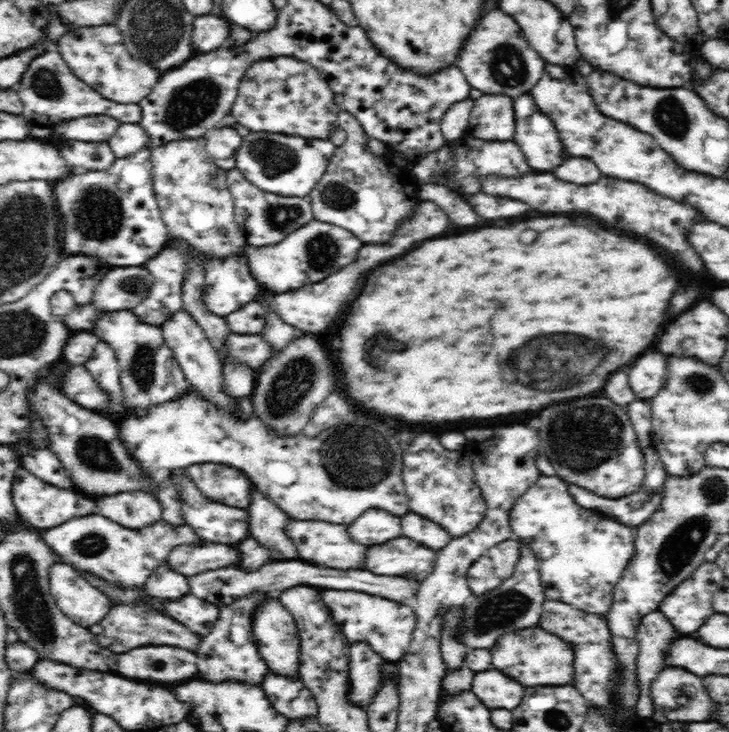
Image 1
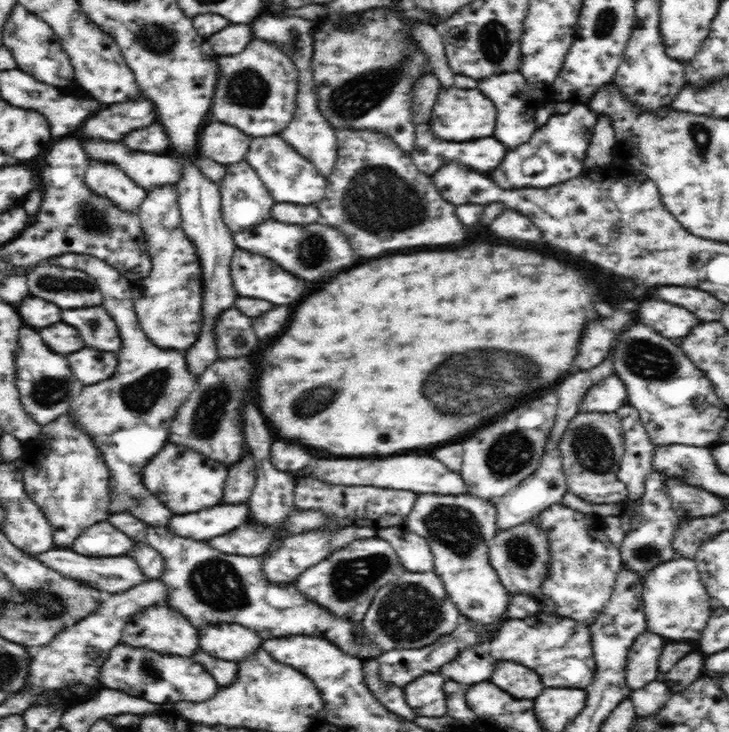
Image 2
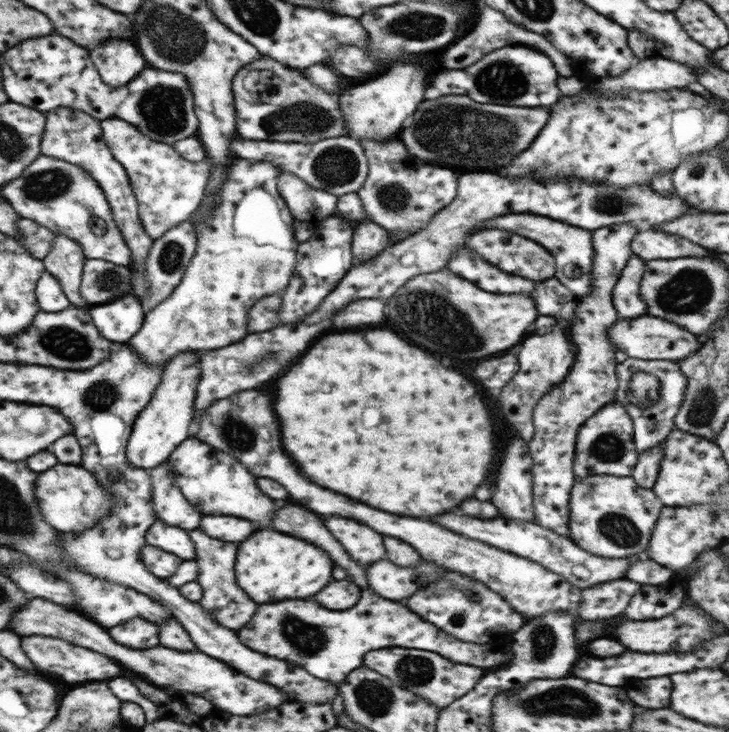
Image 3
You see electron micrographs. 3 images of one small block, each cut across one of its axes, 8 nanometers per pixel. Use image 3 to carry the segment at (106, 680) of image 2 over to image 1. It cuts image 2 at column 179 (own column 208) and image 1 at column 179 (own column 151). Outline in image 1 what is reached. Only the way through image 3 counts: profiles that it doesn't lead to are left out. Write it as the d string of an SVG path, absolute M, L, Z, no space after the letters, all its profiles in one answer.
M148 646L118 653L118 672L126 678L174 684L196 674L196 654L172 646Z

